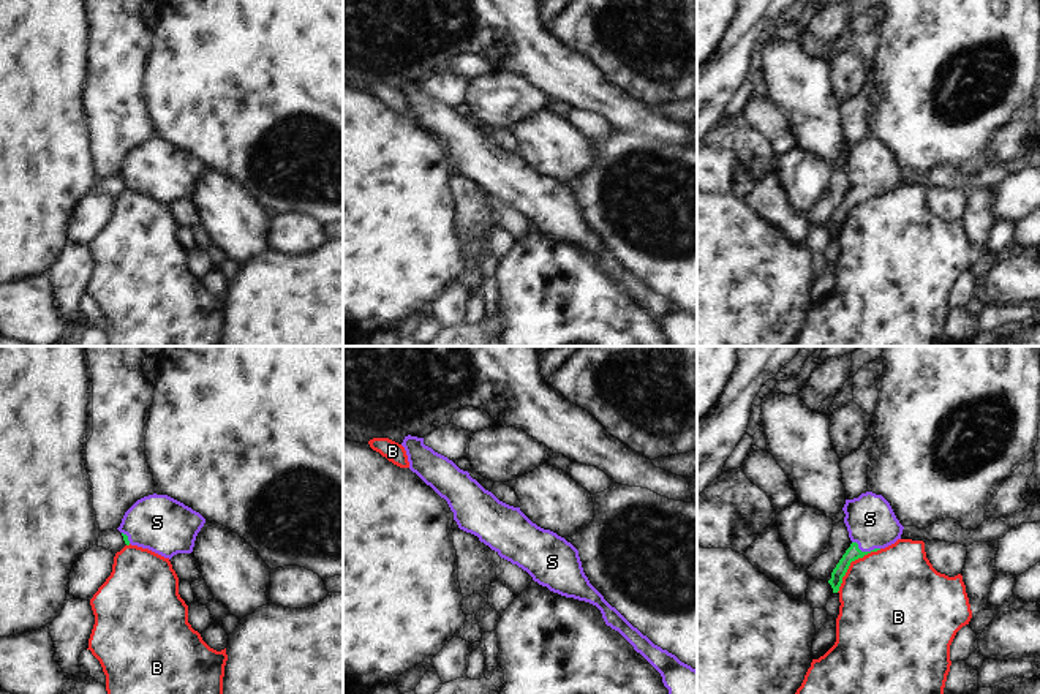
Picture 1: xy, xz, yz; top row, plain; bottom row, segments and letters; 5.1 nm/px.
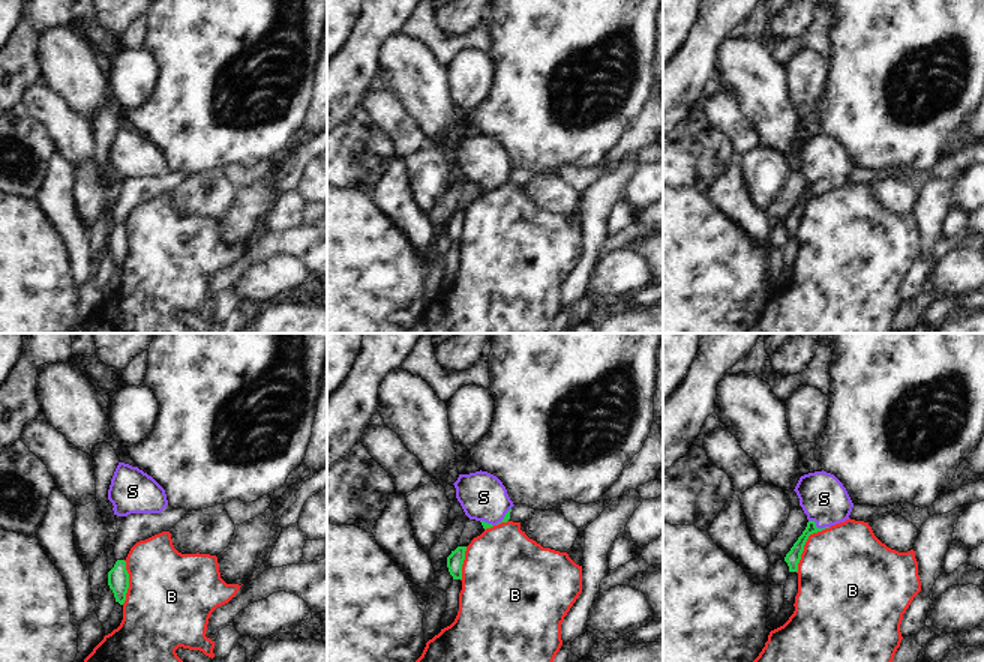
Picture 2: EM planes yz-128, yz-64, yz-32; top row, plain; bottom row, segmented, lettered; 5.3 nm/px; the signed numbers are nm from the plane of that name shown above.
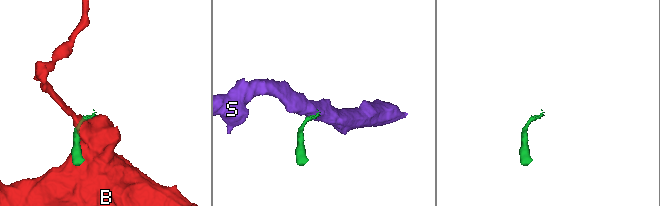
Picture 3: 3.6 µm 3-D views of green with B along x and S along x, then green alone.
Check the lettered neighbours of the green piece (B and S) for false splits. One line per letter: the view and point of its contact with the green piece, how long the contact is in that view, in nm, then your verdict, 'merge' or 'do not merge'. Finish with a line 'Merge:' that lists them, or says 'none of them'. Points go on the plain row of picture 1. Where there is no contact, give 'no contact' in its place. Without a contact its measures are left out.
B: meets green in yz at (851, 207); contact 320 nm long; do not merge
S: meets green in yz at (865, 198); contact 150 nm long; merge
Merge: S

